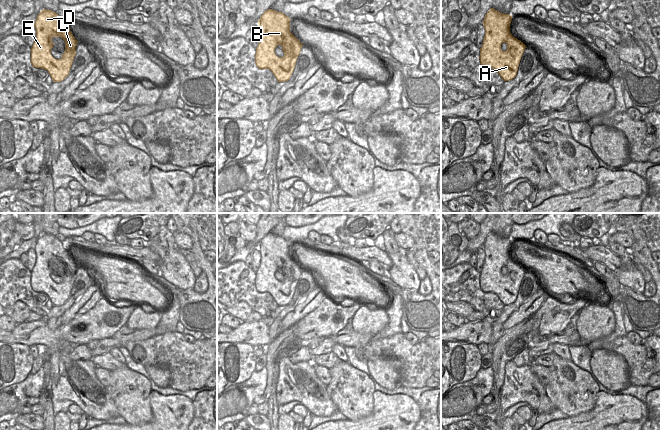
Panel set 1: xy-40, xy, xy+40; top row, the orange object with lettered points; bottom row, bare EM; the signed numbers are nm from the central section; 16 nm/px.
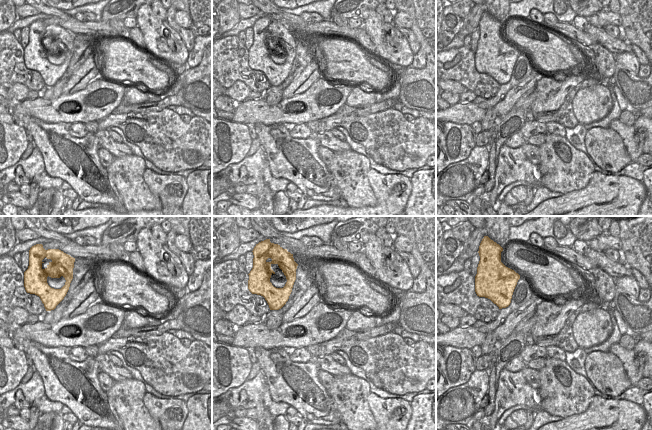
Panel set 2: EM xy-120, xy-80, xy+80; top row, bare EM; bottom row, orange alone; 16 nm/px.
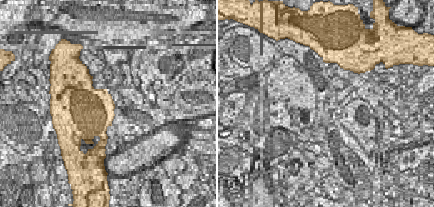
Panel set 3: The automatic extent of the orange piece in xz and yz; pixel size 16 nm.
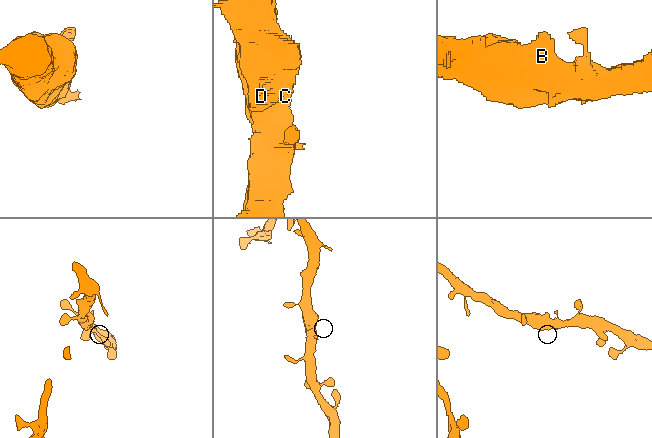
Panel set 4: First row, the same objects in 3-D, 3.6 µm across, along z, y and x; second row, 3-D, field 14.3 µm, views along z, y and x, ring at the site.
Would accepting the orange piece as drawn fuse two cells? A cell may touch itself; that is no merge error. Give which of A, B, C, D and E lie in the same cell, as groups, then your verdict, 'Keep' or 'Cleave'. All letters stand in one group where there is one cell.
Groups: A B C D E. Keep

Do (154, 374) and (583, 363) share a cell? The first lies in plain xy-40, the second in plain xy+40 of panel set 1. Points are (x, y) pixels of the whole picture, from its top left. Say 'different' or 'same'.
different

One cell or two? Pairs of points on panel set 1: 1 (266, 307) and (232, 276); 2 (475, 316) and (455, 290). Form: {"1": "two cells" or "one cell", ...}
{"1": "one cell", "2": "two cells"}

